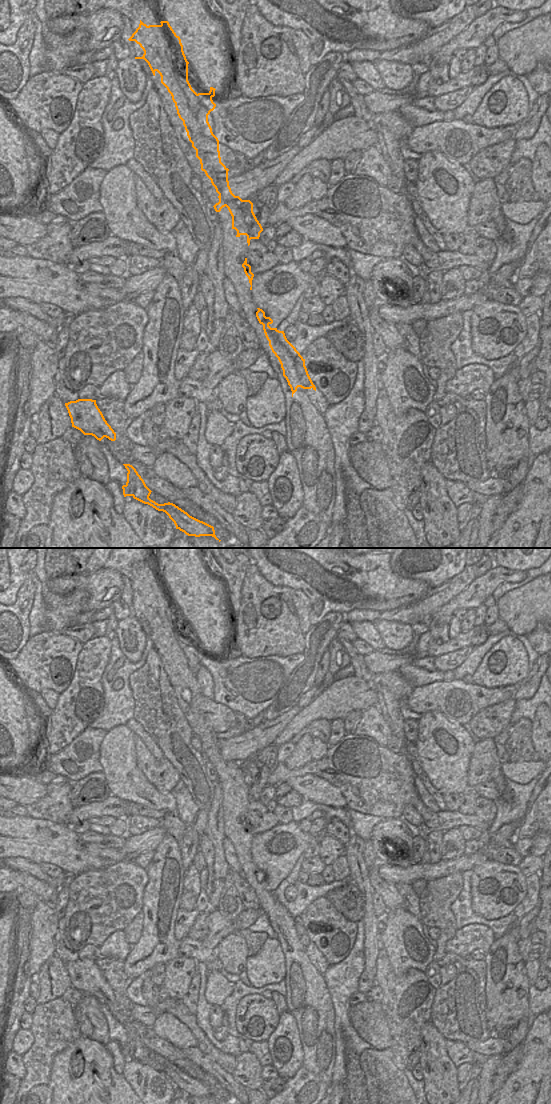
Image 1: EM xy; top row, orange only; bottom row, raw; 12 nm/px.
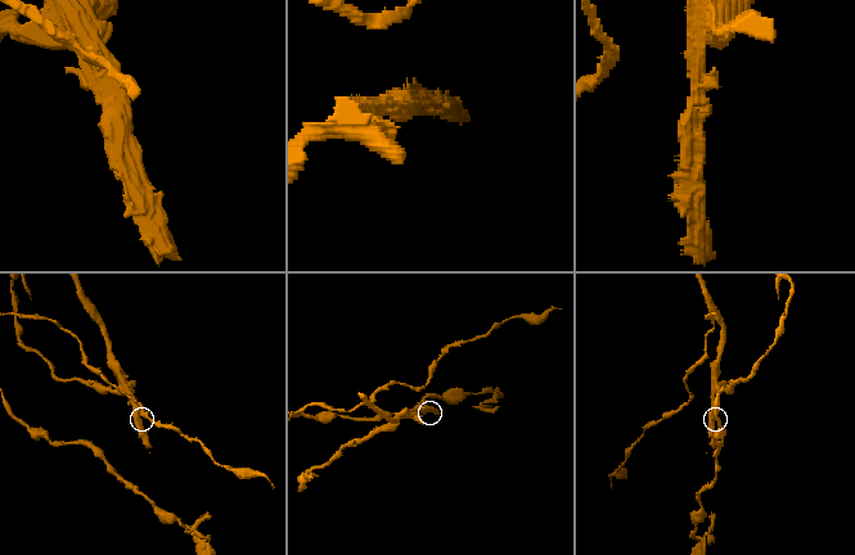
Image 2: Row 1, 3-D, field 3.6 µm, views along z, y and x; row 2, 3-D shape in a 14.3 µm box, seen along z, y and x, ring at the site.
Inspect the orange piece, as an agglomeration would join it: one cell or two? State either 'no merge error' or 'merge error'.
merge error

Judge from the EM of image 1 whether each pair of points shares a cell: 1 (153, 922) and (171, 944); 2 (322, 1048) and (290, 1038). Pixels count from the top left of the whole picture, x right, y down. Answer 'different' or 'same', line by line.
1: same
2: different

